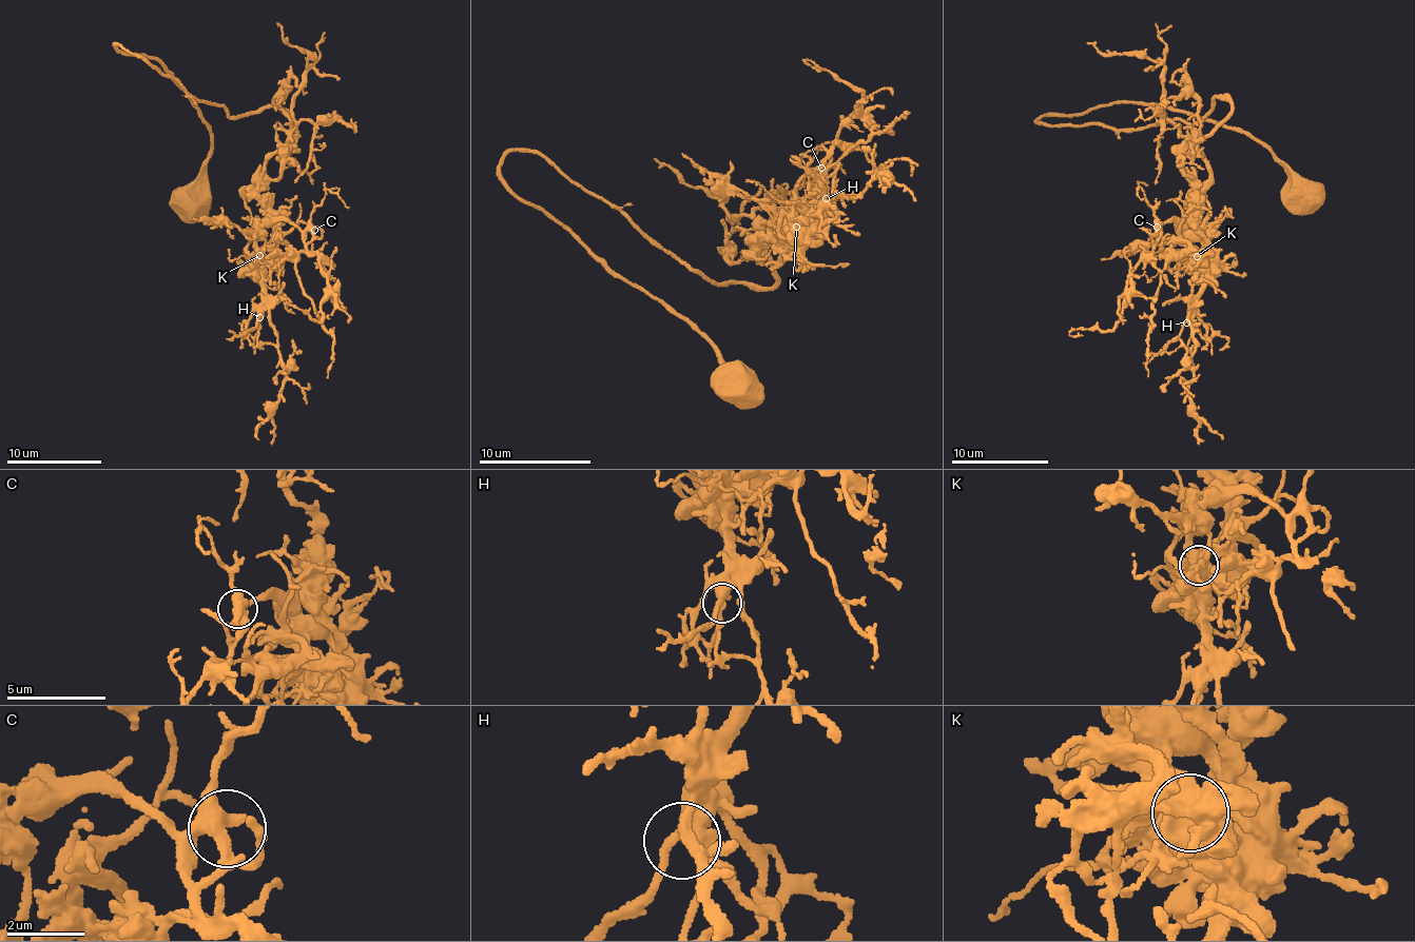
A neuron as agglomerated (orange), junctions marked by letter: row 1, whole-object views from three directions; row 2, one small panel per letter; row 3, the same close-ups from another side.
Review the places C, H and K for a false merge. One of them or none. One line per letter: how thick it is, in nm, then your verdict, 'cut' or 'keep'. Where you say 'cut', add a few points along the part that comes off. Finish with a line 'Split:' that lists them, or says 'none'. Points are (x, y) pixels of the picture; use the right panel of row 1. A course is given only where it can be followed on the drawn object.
C: 380 nm | keep
H: 360 nm | keep
K: 500 nm | keep
Split: none

